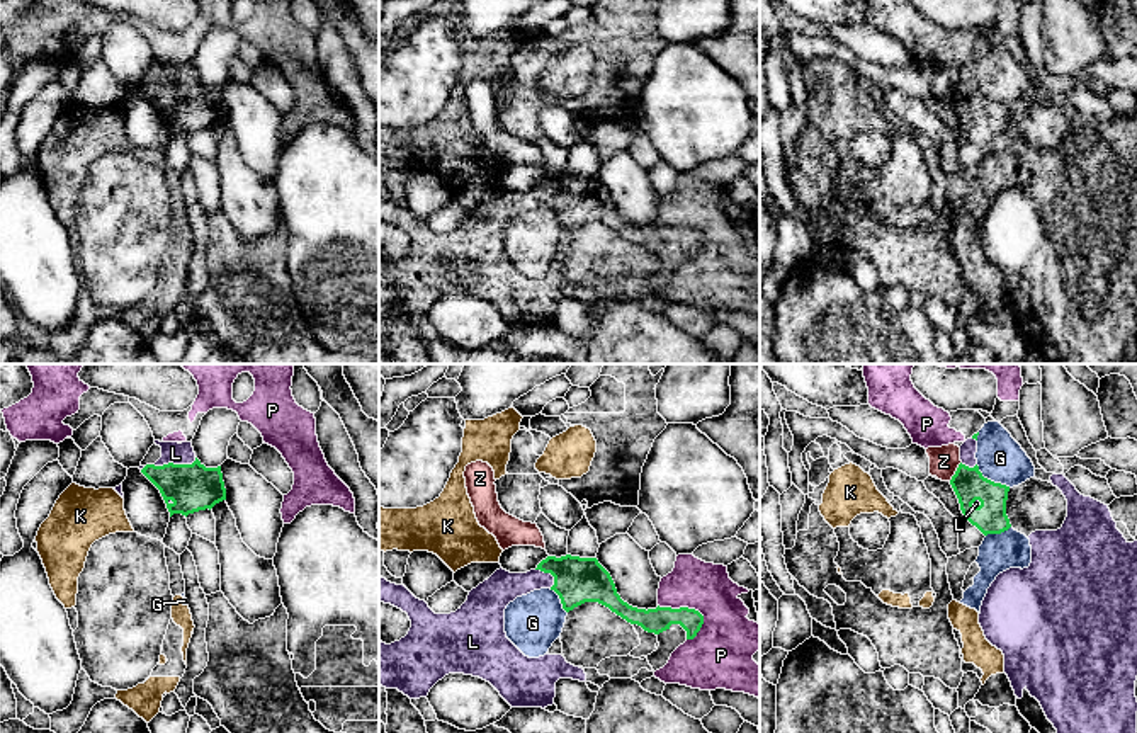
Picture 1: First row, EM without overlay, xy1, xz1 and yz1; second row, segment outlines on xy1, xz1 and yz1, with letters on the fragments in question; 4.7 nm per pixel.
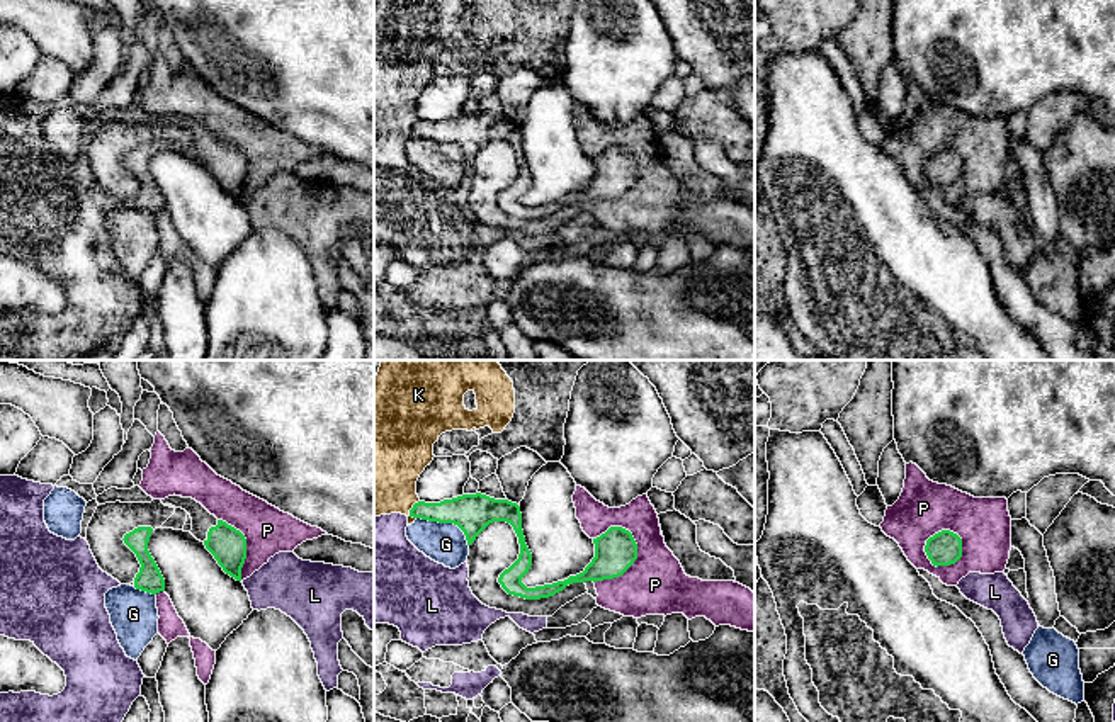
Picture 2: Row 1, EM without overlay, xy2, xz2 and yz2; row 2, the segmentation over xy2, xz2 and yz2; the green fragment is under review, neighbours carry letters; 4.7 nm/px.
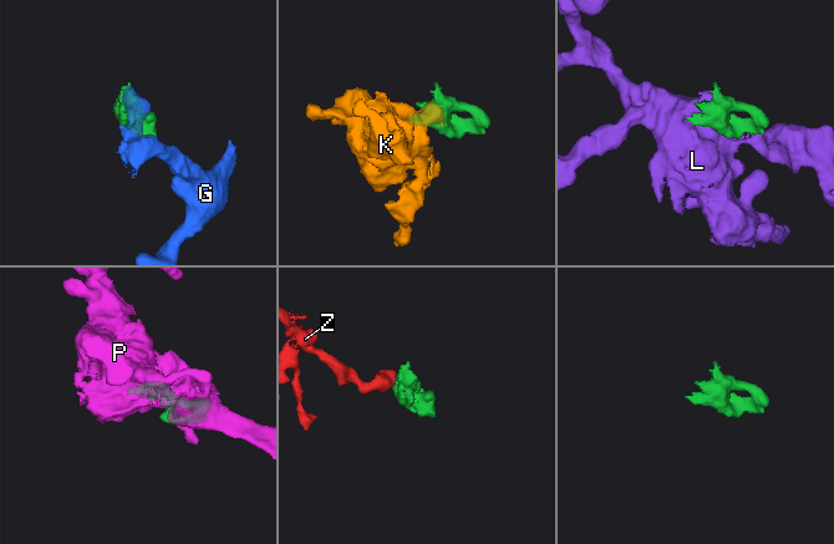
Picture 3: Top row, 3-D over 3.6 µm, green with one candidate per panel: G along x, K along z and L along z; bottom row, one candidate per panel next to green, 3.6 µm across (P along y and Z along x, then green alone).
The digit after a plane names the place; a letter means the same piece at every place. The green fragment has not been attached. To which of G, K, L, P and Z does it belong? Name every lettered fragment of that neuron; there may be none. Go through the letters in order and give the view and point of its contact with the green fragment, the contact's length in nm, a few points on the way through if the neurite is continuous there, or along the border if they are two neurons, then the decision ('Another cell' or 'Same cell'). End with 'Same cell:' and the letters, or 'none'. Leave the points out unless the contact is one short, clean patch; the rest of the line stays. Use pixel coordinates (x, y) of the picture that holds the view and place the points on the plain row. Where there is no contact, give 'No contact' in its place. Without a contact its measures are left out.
G: Touches green at xz2 (447, 141). Shared border 280 nm. Another cell
K: Touches green at xz2 (410, 129). Shared border 100 nm. Boundary: xz2 (418, 119), (410, 129), (413, 138). Another cell
L: Touches green at xy1 (172, 82). Shared border 220 nm. Same cell
P: Touches green at xz2 (629, 186). Shared border 300 nm. Another cell
Z: Touches green at yz1 (955, 90). Shared border 110 nm. Boundary: yz1 (961, 80), (949, 99). Another cell
Same cell: L

